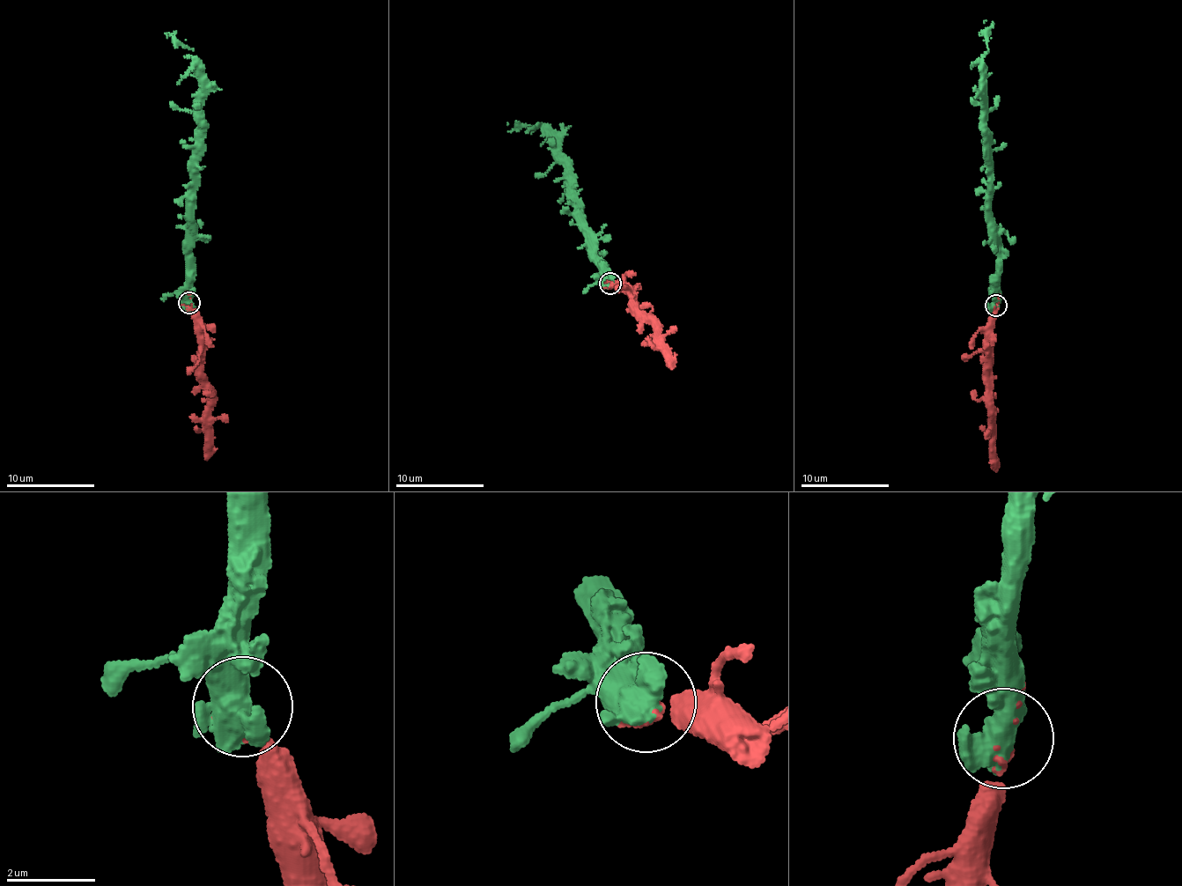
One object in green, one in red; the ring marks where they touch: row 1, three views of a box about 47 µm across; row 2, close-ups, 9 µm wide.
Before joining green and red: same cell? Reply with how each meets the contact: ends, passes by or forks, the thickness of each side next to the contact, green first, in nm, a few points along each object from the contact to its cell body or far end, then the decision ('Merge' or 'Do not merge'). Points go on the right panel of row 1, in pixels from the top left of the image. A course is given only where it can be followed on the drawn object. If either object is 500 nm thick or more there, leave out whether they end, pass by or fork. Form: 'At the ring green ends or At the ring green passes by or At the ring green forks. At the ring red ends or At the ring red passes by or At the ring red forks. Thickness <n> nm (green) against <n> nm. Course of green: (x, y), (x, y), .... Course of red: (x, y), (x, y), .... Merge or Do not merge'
Thickness 600 nm (green) against 40 nm. Course of green: (996, 306), (998, 230), (990, 213), (983, 69), (988, 51), (985, 37), (991, 24), (984, 23). Course of red: (994, 307), (990, 337), (990, 379), (992, 468), (996, 471). Merge

